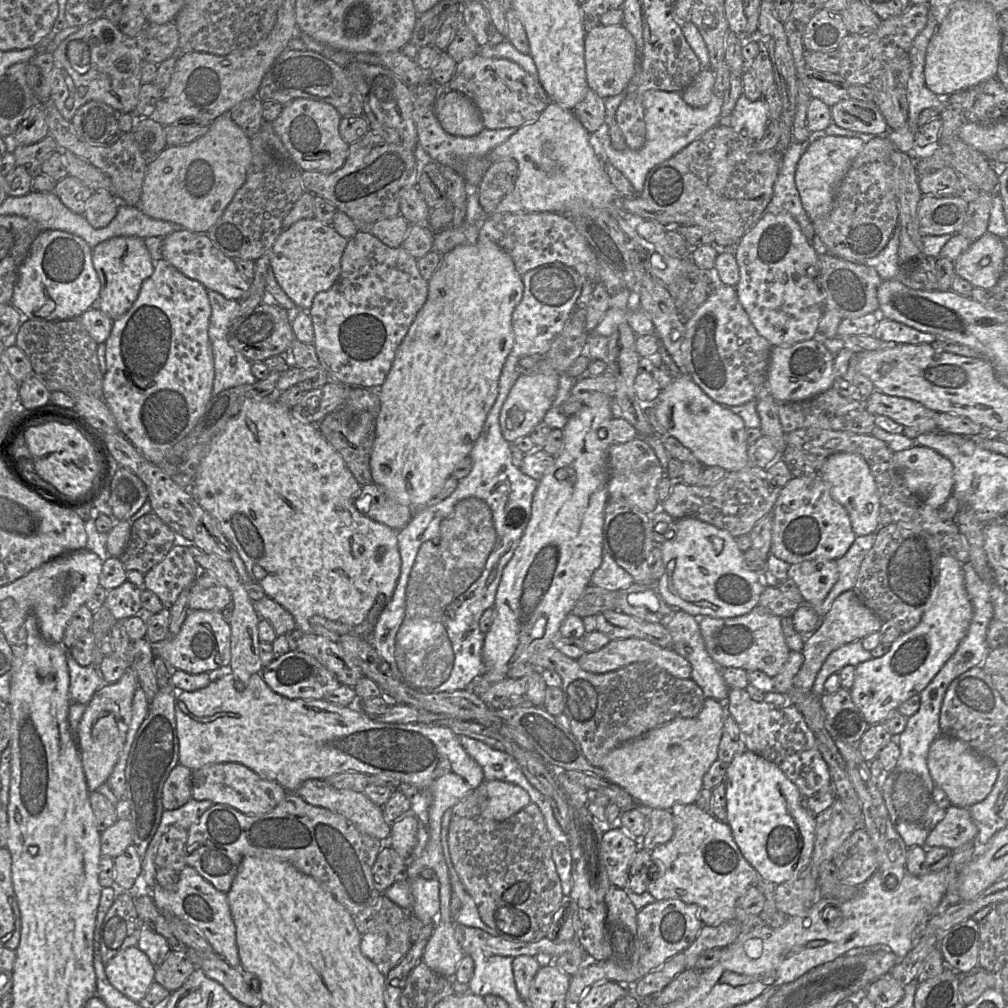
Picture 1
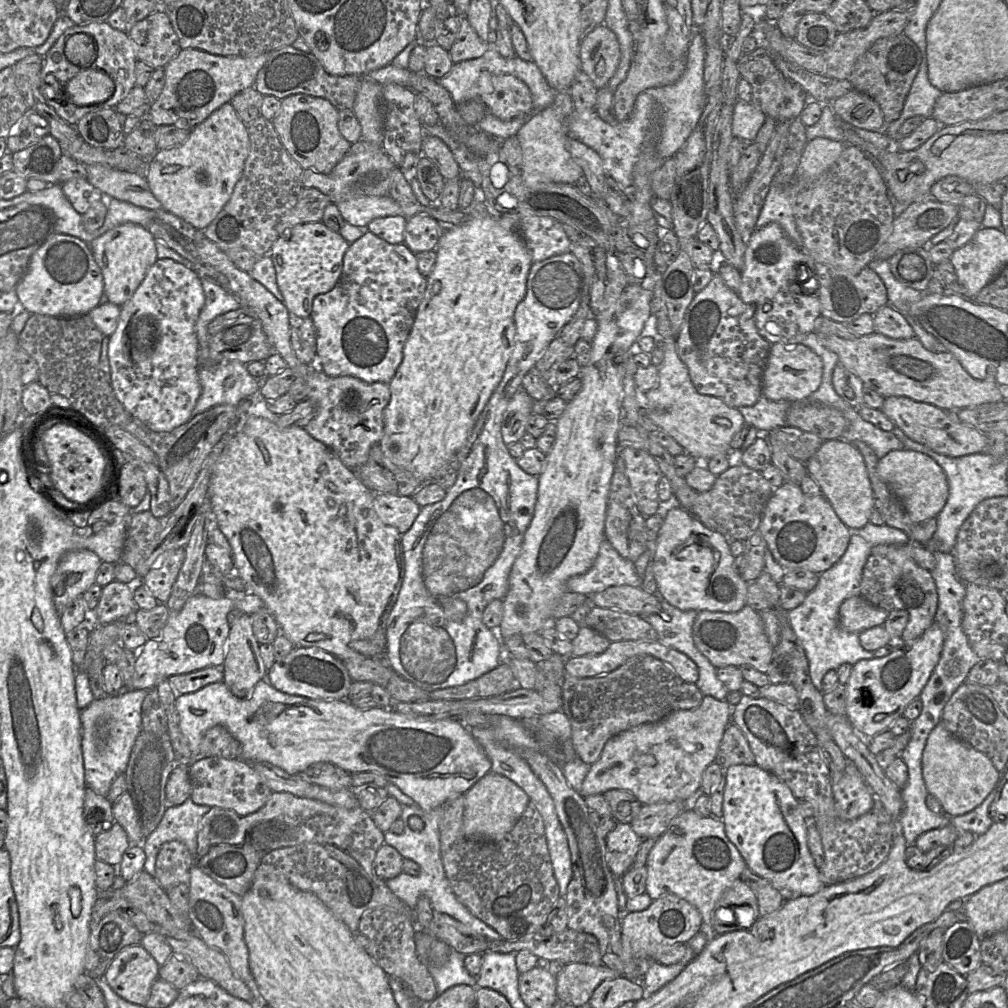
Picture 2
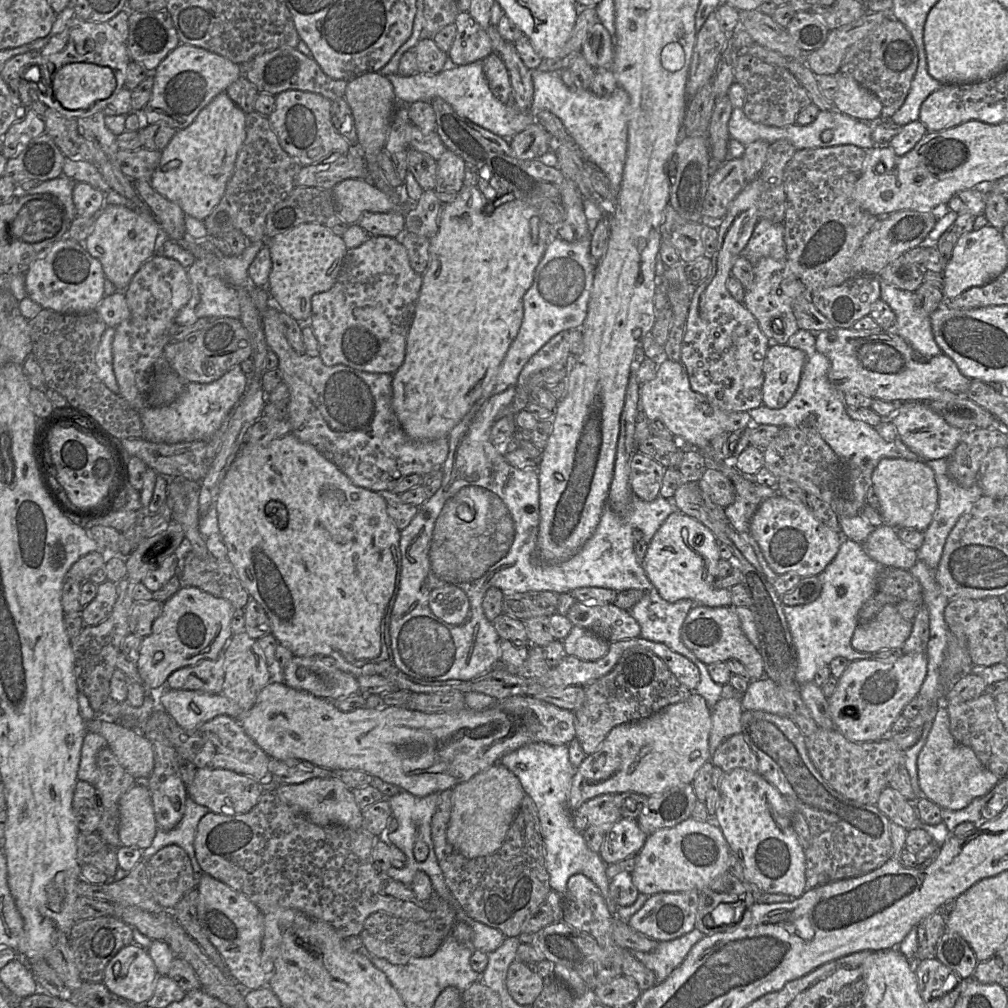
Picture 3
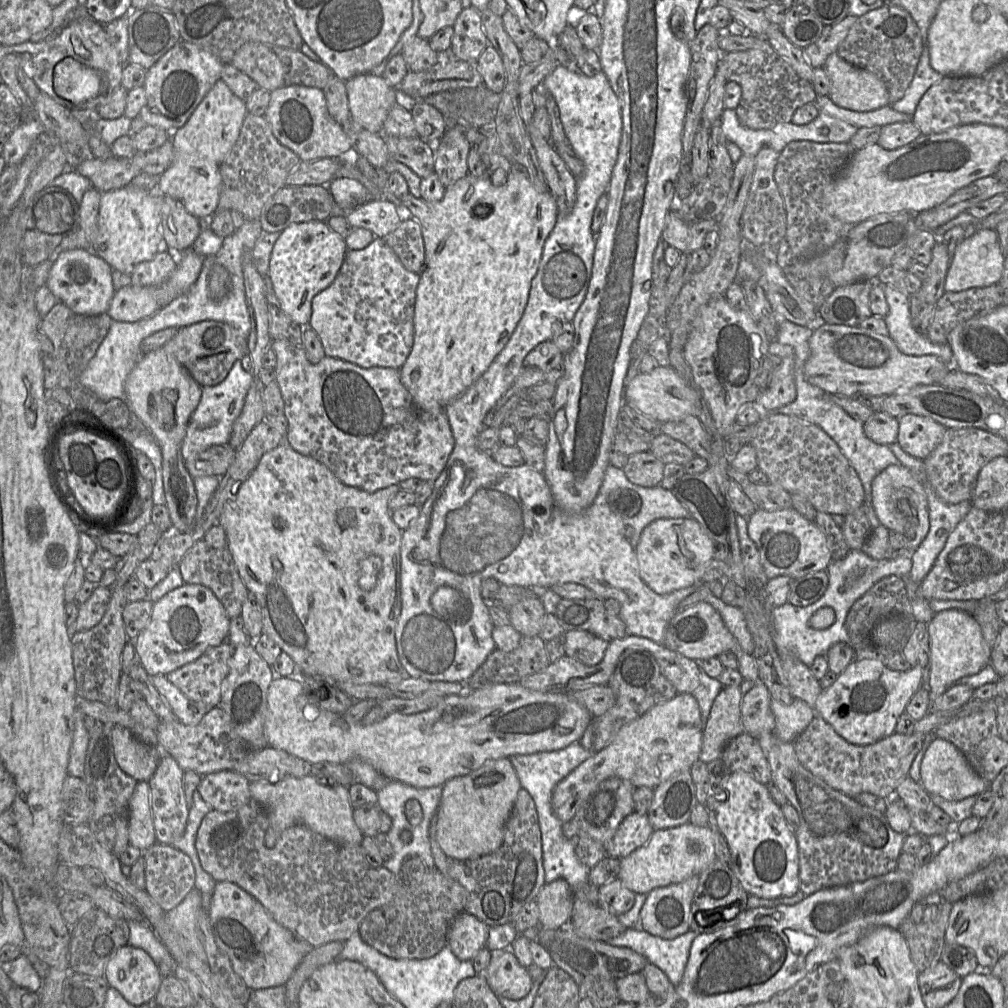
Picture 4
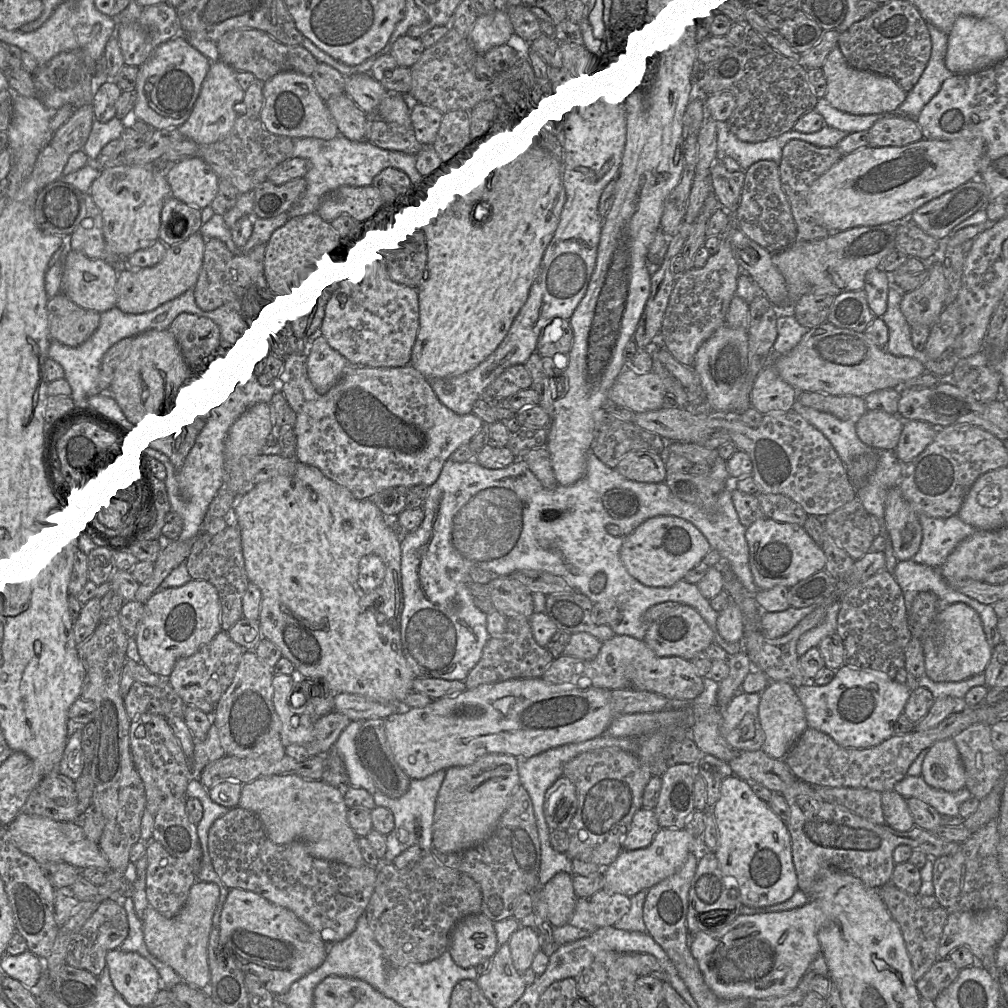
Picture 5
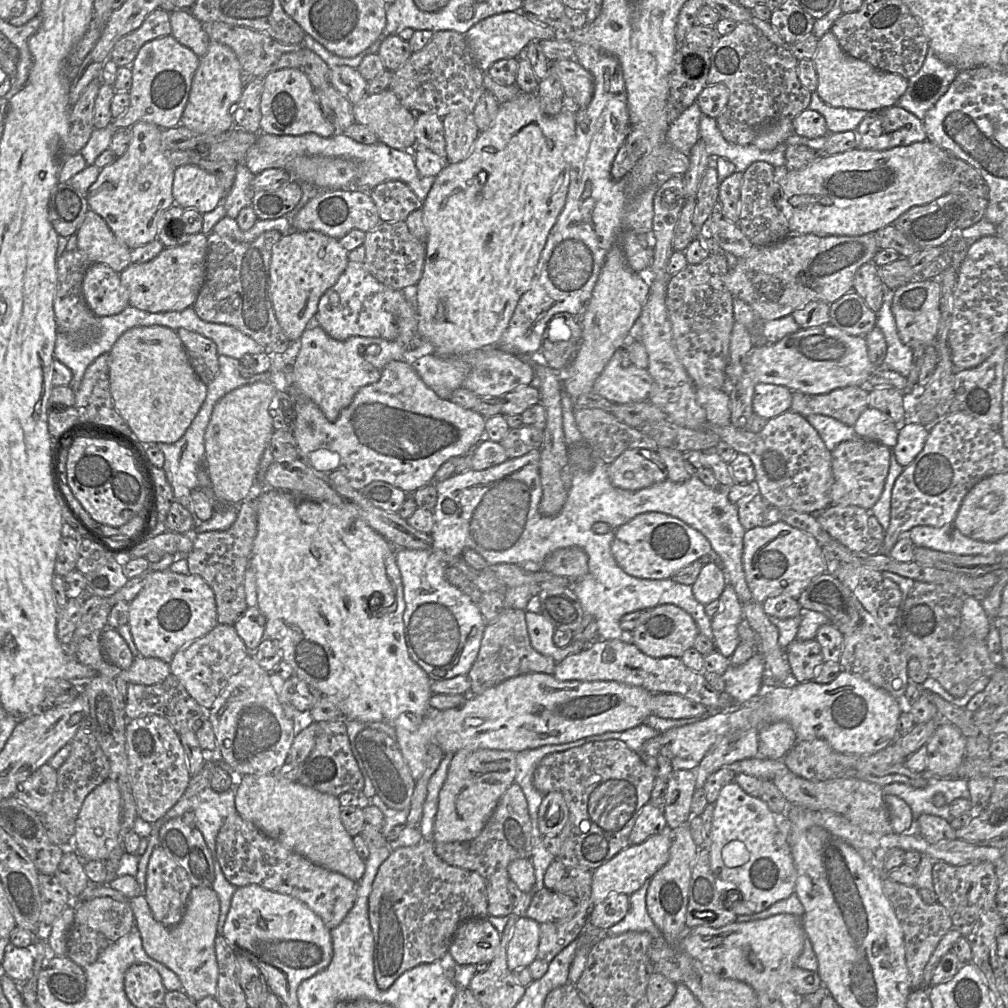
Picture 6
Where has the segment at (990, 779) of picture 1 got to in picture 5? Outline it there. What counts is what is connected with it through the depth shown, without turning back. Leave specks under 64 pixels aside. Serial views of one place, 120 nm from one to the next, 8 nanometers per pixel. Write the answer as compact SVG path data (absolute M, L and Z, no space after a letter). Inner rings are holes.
M952 738L937 741L922 763L921 776L931 787L956 792L966 786L966 772Z

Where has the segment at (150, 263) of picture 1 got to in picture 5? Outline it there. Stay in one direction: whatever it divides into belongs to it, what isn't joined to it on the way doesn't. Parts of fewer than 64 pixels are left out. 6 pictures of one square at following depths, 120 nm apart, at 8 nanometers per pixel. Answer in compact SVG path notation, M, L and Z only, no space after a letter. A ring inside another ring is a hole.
M152 165L104 167L89 193L102 214L106 245L119 260L126 260L159 240L161 211L164 202L171 196L171 188L166 175Z

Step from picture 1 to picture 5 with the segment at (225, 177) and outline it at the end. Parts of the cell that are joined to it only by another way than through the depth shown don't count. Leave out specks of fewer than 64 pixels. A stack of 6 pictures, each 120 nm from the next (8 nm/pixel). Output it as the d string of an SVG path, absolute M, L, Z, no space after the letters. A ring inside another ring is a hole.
M221 60L211 63L189 118L178 127L185 139L198 144L212 144L230 133L239 117L235 106L243 103L245 97L245 92L238 84L235 72L236 70ZM200 158L171 164L166 179L173 197L200 210L211 206L219 190L220 178Z

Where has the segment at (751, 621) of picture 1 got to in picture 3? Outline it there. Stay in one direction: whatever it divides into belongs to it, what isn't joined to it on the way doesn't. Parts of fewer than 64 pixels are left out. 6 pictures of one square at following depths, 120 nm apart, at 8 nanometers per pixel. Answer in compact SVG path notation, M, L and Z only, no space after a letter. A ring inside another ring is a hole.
M695 604L681 627L681 639L685 646L706 665L735 659L745 666L750 681L765 677L762 655L744 634L740 620L732 608Z

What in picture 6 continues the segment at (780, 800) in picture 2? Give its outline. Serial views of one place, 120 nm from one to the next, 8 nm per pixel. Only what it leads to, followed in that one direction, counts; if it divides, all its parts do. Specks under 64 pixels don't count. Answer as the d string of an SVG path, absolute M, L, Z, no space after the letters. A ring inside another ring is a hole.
M732 781L726 784L719 792L719 795L714 803L714 812L713 812L713 819L712 819L712 827L711 832L709 834L709 838L706 842L706 848L709 852L710 856L710 868L715 876L715 879L718 883L729 883L724 885L734 885L735 888L732 888L733 894L737 894L738 896L730 901L727 900L730 905L729 908L736 916L740 915L748 915L748 914L755 914L761 912L774 903L784 900L791 896L795 892L795 881L796 881L796 869L794 865L794 861L792 858L790 846L788 843L788 835L790 831L790 821L785 815L775 815L768 807L768 805L761 800L760 797L754 797L747 794L736 782Z

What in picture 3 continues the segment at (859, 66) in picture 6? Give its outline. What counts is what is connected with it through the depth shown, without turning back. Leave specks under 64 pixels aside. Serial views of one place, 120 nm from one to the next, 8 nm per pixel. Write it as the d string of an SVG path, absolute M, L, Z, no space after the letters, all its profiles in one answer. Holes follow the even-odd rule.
M841 72L835 75L837 91L833 105L856 120L871 122L881 117L882 104L872 92Z

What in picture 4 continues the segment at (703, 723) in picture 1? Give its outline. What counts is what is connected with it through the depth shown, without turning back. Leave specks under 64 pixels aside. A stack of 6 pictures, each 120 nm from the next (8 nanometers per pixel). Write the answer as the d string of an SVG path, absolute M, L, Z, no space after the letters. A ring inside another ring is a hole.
M678 693L673 699L652 707L641 717L623 726L608 746L593 753L555 786L551 797L553 813L562 823L570 822L581 804L608 778L618 777L628 780L634 787L647 786L655 789L672 775L690 770L693 763L699 760L703 731L701 710L693 694Z

